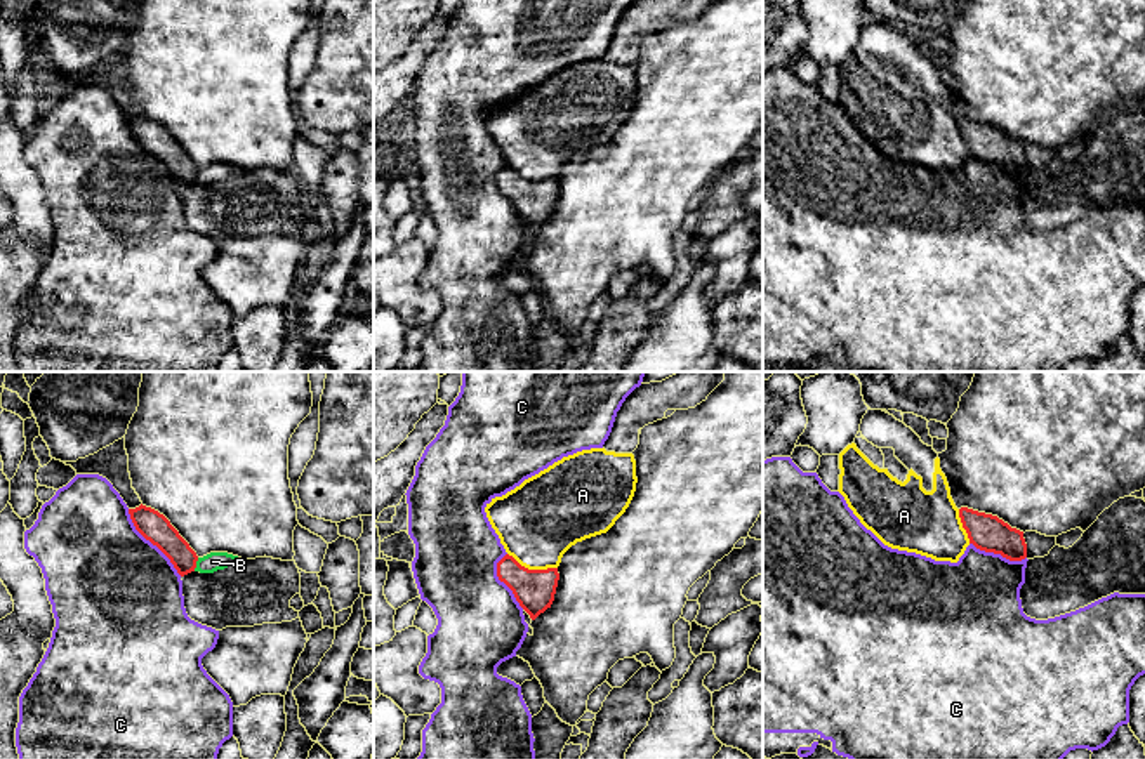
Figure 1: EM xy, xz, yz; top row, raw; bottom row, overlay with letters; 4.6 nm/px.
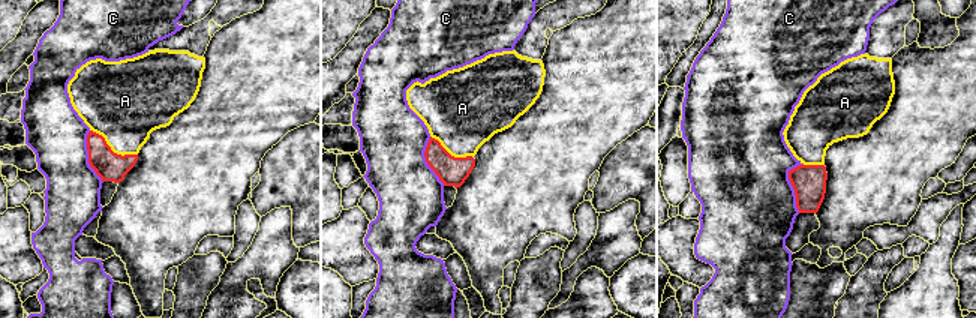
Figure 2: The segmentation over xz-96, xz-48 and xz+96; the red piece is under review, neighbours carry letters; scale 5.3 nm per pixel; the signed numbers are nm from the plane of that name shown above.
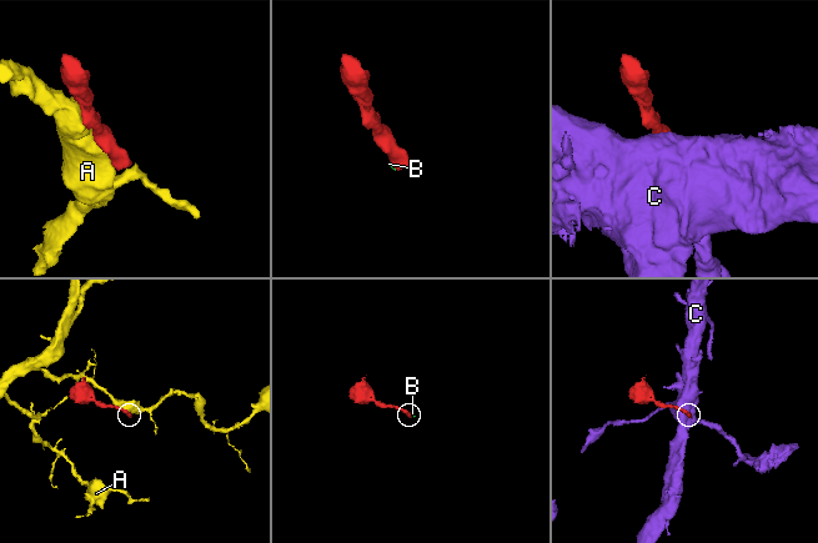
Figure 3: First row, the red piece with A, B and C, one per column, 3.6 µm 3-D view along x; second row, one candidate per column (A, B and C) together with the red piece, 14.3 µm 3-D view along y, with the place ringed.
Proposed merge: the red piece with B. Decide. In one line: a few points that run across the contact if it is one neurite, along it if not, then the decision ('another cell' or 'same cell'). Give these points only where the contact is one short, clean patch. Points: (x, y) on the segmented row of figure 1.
line xy (157, 528), (195, 565), (212, 561); same cell

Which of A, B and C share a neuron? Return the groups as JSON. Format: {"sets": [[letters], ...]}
{"sets": [["A"], ["B"], ["C"]]}

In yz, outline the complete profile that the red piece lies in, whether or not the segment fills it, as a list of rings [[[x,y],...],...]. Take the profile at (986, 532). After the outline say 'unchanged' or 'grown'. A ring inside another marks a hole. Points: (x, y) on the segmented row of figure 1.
[[[961,507],[959,518],[970,544],[976,549],[1001,554],[1009,561],[1022,561],[1027,558],[1023,531],[1011,528],[997,516]]]; unchanged

